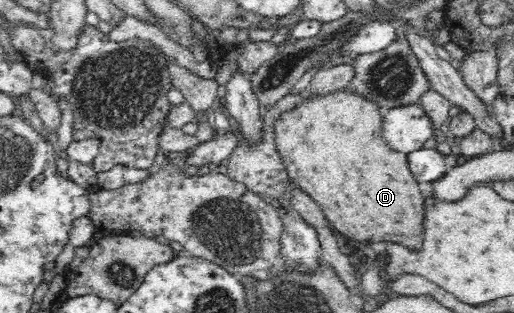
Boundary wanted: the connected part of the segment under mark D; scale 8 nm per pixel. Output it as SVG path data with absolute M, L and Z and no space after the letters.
M347 90L337 91L327 96L306 99L293 110L275 121L276 149L281 155L287 174L322 208L326 222L335 231L355 242L389 242L401 244L409 250L423 248L423 220L425 220L425 200L419 184L409 172L407 156L391 150L381 138L382 111L361 97Z

